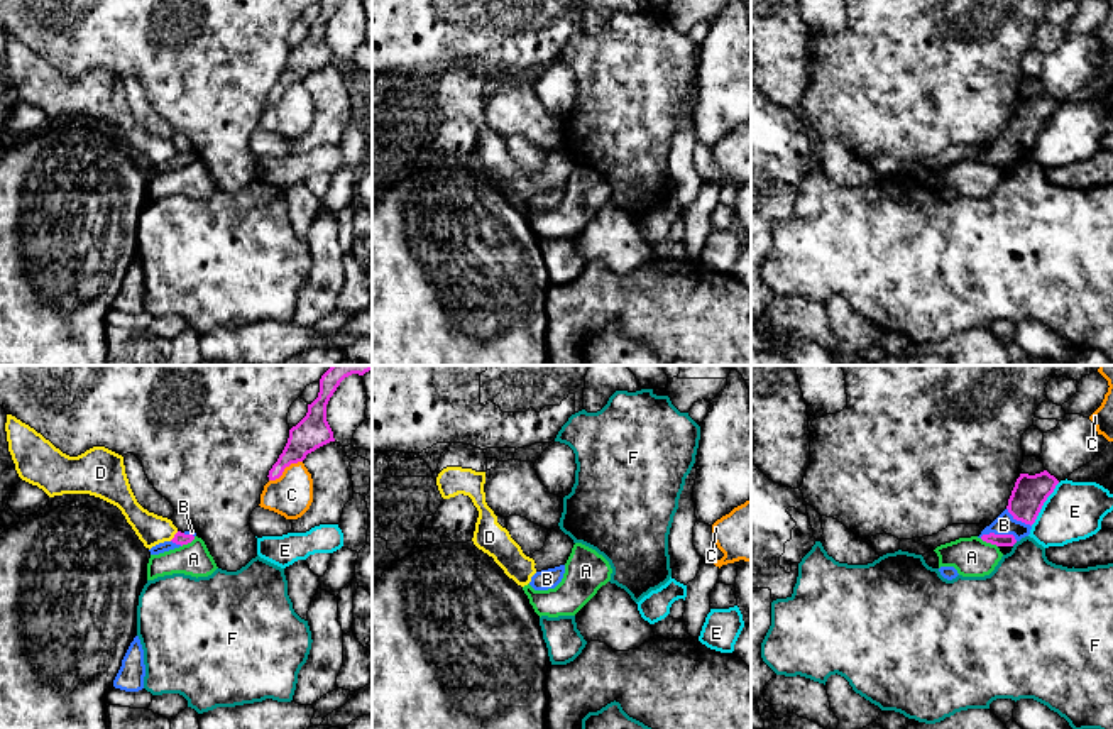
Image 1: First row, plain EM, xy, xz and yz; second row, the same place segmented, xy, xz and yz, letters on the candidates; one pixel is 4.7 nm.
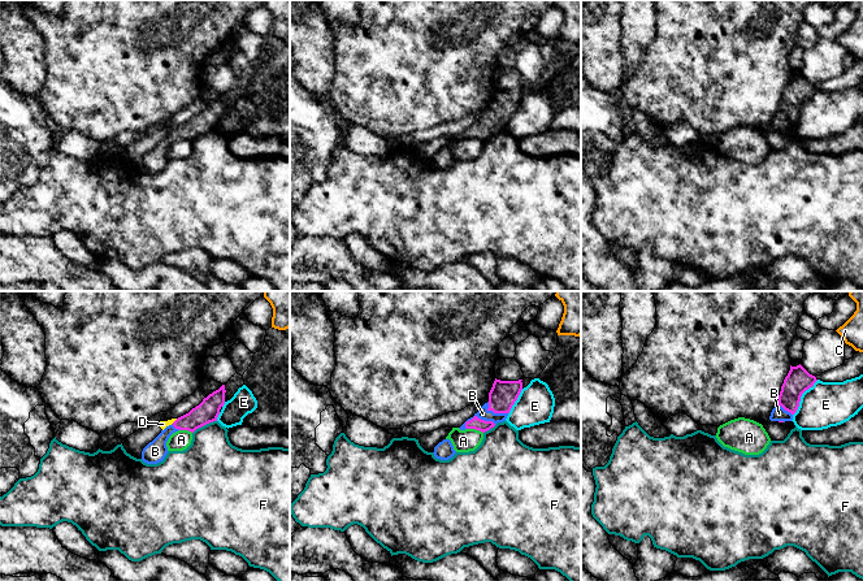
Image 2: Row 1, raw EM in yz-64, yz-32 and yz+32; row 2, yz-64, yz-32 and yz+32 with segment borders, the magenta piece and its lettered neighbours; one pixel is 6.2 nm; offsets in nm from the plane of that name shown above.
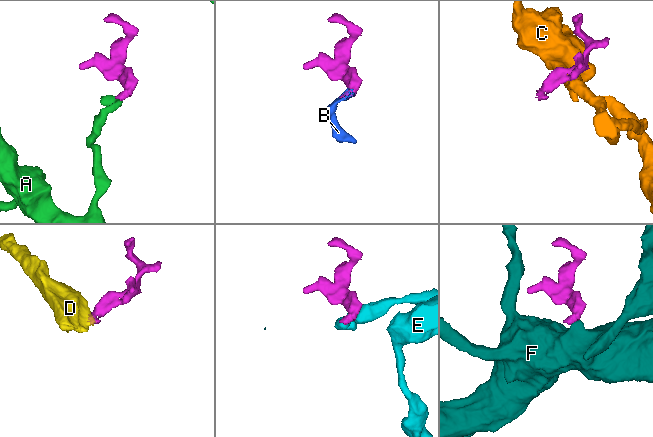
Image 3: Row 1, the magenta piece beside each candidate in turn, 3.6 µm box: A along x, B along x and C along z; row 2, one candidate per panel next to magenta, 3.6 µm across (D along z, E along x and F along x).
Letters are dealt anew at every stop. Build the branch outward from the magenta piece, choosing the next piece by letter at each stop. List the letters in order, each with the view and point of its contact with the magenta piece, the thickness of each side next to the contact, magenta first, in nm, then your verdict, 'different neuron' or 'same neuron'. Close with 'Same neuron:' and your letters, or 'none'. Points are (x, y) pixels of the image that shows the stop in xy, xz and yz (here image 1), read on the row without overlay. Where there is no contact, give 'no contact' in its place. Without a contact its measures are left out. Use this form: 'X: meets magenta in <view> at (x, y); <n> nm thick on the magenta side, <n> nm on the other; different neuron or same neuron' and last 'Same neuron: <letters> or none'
A: meets magenta in yz at (988, 163); 60 nm thick on the magenta side, 190 nm on the other; different neuron
B: meets magenta in yz at (998, 156); 60 nm thick on the magenta side, 100 nm on the other; same neuron
C: meets magenta in xy at (285, 88); 160 nm thick on the magenta side, 200 nm on the other; different neuron
D: meets magenta in xy at (175, 158); 60 nm thick on the magenta side, 140 nm on the other; different neuron
E: meets magenta in yz at (1042, 126); 160 nm thick on the magenta side, 280 nm on the other; different neuron
F: meets magenta in yz at (1014, 164); 60 nm thick on the magenta side, 380 nm on the other; different neuron
Same neuron: B

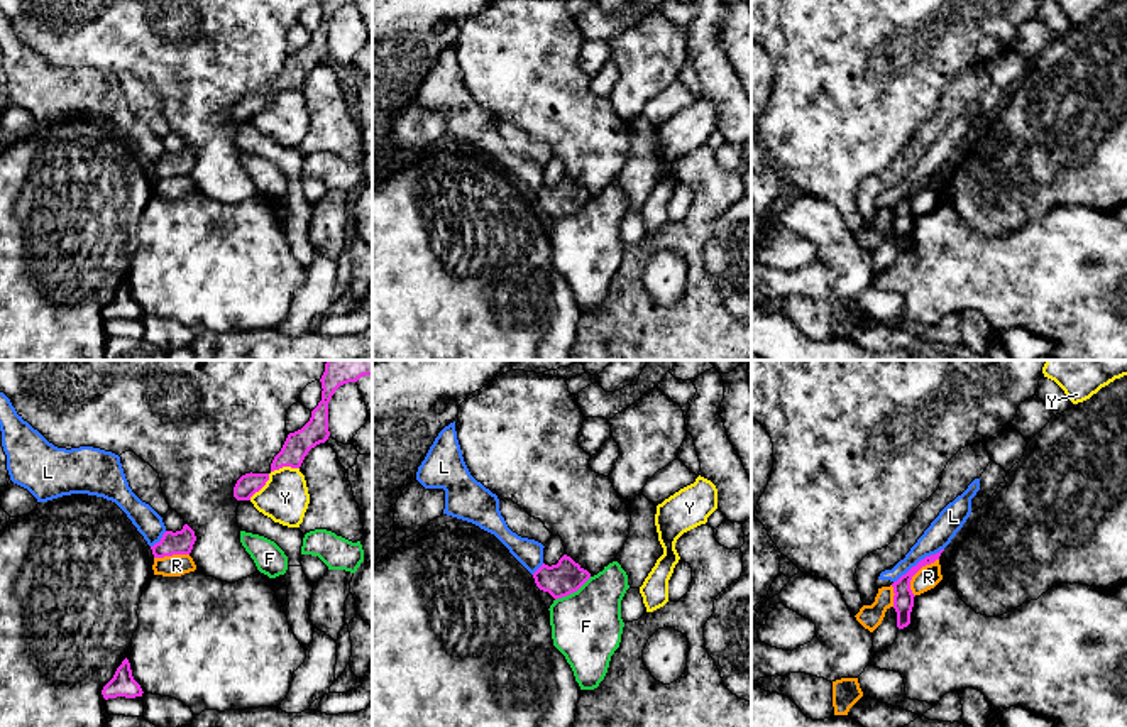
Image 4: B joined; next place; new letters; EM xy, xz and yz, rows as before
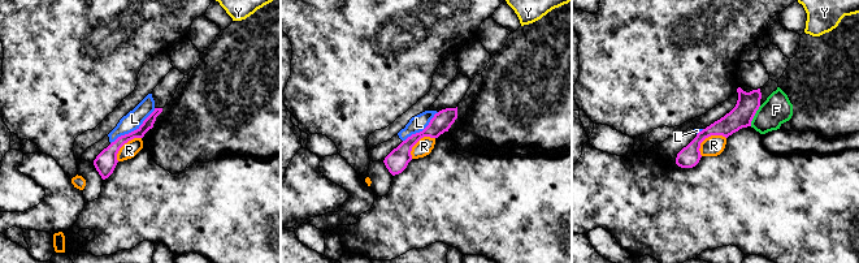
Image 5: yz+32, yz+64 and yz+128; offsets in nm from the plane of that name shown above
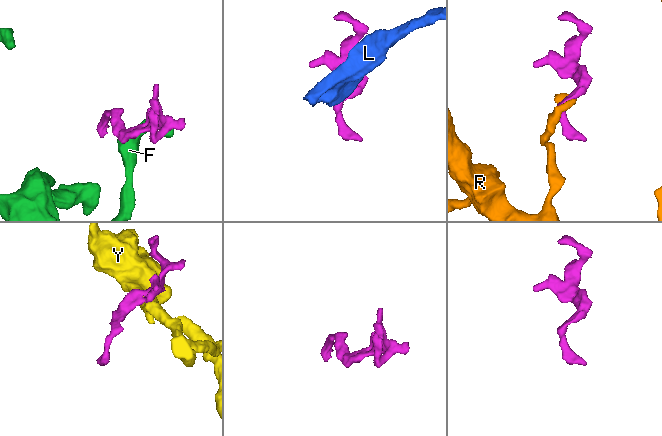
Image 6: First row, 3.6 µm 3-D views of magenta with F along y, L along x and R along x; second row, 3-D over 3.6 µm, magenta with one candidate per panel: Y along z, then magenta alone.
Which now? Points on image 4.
F: meets magenta in xz at (572, 213); 160 nm thick on the magenta side, 340 nm on the other; different neuron
L: meets magenta in yz at (919, 183); 100 nm thick on the magenta side, 120 nm on the other; different neuron
R: meets magenta in yz at (916, 193); 100 nm thick on the magenta side, 110 nm on the other; different neuron
Y: meets magenta in xy at (271, 92); 120 nm thick on the magenta side, 220 nm on the other; different neuron
Same neuron: none

